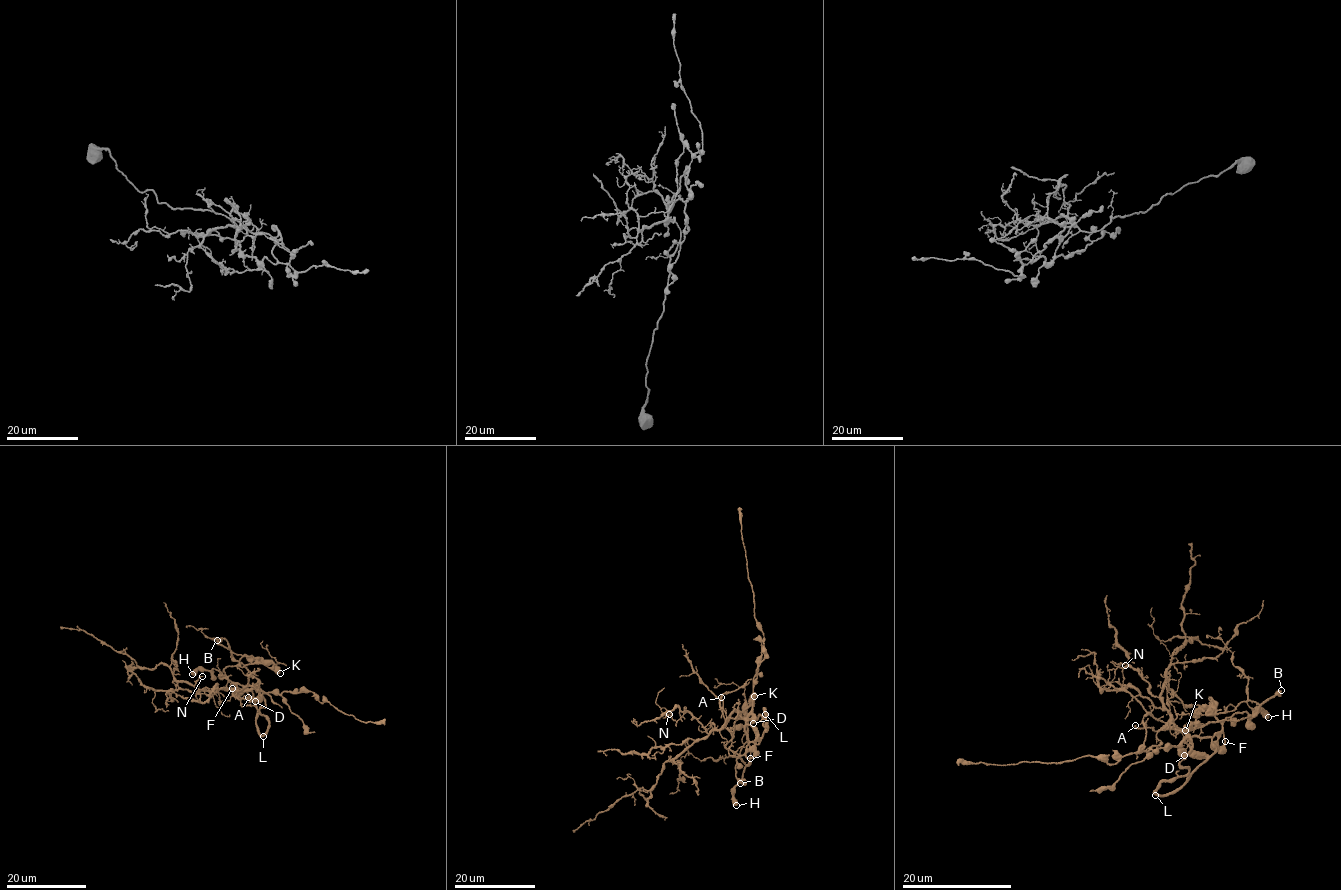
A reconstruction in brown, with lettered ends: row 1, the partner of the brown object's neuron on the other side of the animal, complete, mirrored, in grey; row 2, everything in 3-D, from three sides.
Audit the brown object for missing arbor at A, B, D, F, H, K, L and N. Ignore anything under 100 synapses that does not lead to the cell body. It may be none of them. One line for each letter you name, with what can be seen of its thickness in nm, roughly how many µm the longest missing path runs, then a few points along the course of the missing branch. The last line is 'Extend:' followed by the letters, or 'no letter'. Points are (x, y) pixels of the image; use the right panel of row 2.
B: 440 nm | 50 µm
Extend: B

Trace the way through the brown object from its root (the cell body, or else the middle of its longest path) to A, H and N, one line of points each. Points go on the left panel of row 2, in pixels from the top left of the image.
A: (253, 686), (234, 691), (240, 700), (248, 697)
H: (253, 686), (250, 690), (214, 668), (209, 671), (199, 668), (192, 674)
N: (253, 686), (242, 690), (223, 688), (217, 692), (216, 683), (211, 694), (199, 695), (197, 681), (202, 676)

